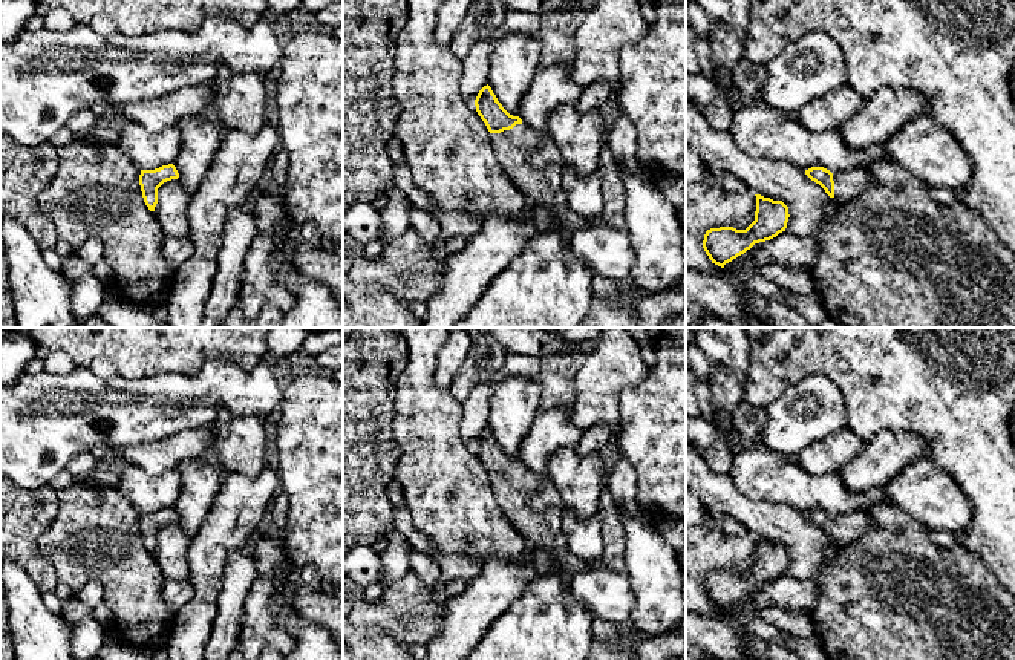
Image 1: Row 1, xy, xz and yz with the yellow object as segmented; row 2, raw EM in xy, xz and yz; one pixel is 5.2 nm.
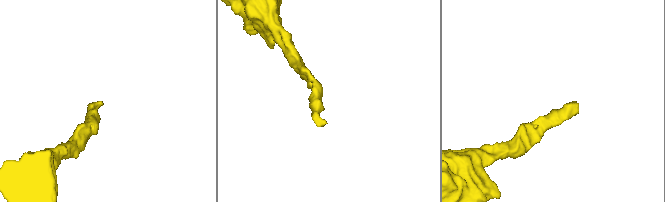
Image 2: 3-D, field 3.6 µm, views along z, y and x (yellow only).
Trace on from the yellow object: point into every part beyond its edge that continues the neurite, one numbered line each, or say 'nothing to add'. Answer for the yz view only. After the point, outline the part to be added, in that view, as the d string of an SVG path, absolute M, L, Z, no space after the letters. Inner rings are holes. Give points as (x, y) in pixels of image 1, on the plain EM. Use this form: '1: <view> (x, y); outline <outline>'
1: yz (847, 527); outline M862 510L845 515L833 515L834 541L840 545L860 537L870 524L868 515Z

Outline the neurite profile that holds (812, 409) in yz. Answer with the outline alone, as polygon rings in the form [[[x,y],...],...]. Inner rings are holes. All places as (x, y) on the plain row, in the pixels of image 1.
[[[824,374],[788,386],[765,406],[765,412],[762,446],[788,458],[847,427],[845,397]]]

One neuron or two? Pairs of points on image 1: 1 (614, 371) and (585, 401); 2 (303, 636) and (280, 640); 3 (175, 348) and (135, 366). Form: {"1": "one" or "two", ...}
{"1": "one", "2": "two", "3": "one"}

